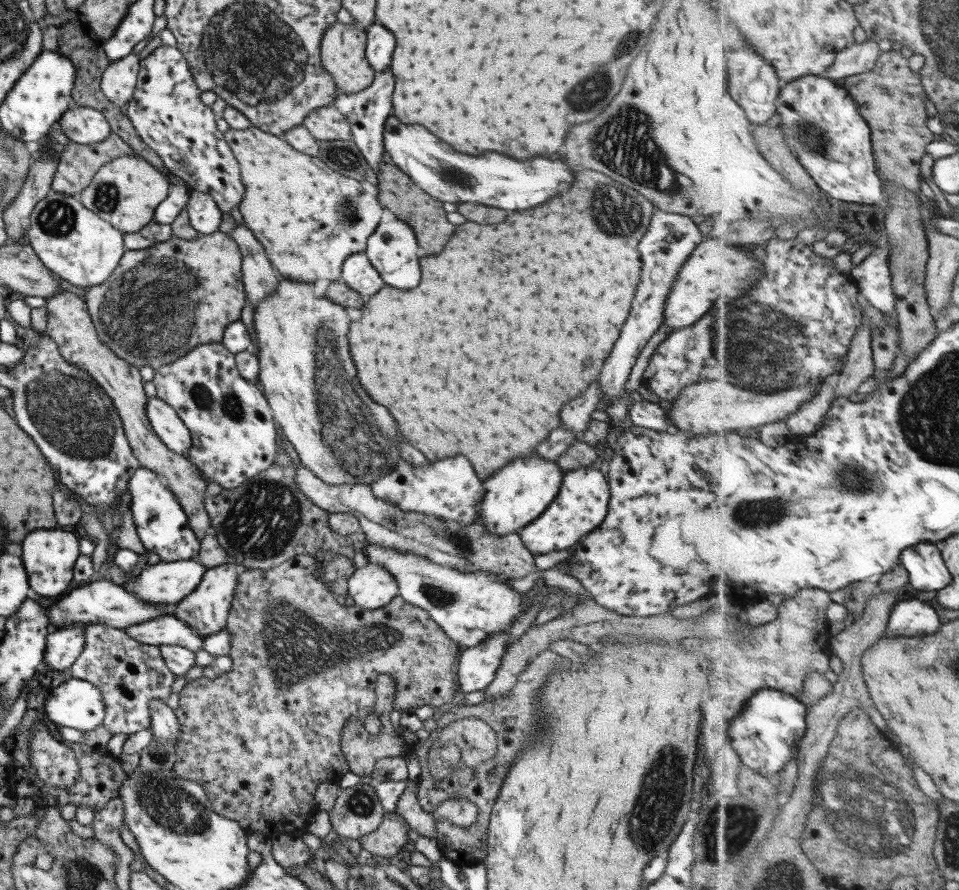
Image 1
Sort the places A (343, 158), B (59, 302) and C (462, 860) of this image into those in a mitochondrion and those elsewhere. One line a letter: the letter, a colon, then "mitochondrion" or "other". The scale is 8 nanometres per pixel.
A: mitochondrion
B: other
C: other

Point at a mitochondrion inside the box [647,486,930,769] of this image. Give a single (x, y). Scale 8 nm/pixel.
(747, 514)

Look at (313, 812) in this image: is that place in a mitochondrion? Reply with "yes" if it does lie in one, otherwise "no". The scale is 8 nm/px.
no

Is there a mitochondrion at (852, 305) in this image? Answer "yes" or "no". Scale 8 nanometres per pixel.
no

